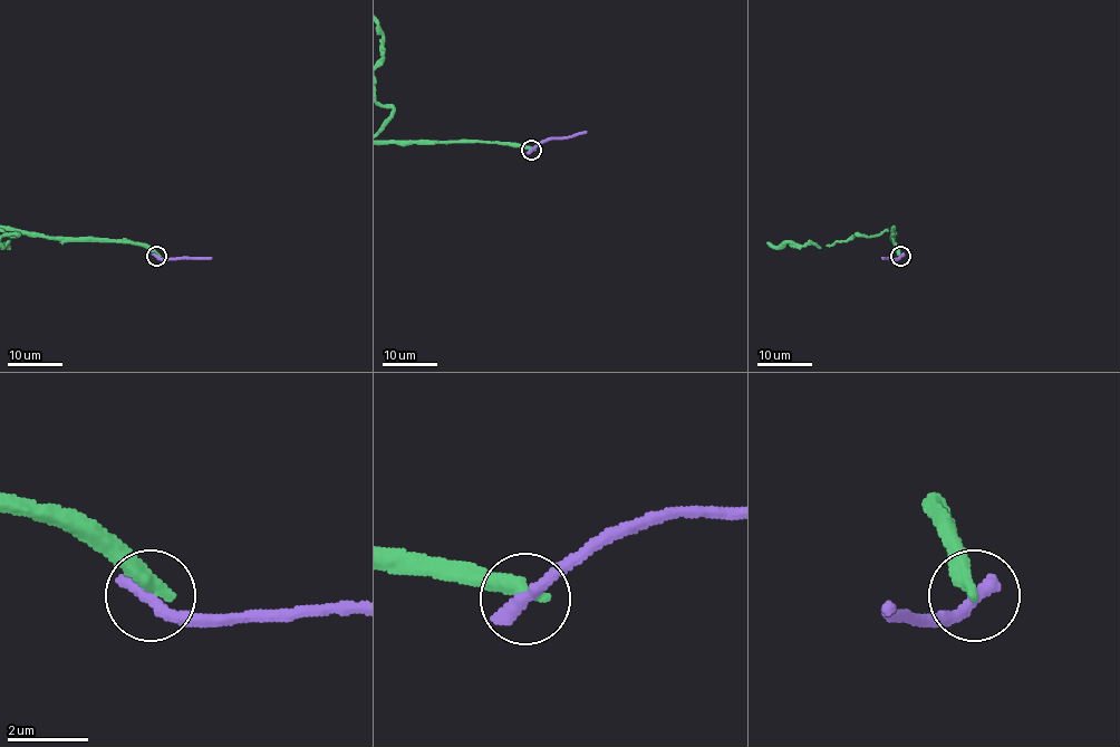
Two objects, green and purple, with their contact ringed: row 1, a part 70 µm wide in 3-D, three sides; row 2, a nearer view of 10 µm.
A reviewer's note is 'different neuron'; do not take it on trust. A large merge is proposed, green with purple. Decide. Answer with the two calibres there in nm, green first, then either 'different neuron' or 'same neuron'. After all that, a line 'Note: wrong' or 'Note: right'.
calibres 440 and 440 nm; different neuron
Note: right

